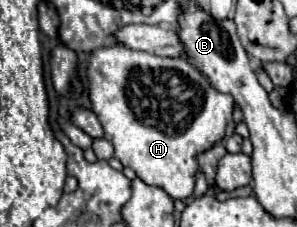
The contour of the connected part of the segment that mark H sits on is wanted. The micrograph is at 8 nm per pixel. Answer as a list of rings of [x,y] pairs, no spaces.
[[[112,45],[112,47],[100,47],[96,51],[90,53],[88,57],[88,97],[90,97],[90,107],[96,113],[96,117],[100,119],[102,127],[104,127],[104,139],[108,139],[114,145],[114,157],[124,165],[130,167],[142,181],[146,181],[148,185],[158,185],[164,187],[164,191],[172,197],[172,199],[188,199],[192,195],[194,189],[194,179],[196,179],[196,171],[200,169],[196,163],[196,155],[210,149],[214,143],[222,141],[224,137],[224,129],[228,125],[228,119],[232,117],[232,109],[234,109],[234,99],[230,95],[224,95],[220,91],[216,91],[214,87],[210,87],[210,83],[206,81],[206,77],[202,73],[198,73],[192,63],[188,63],[182,57],[158,57],[158,55],[150,55],[146,51],[134,51],[128,49],[124,45]]]

